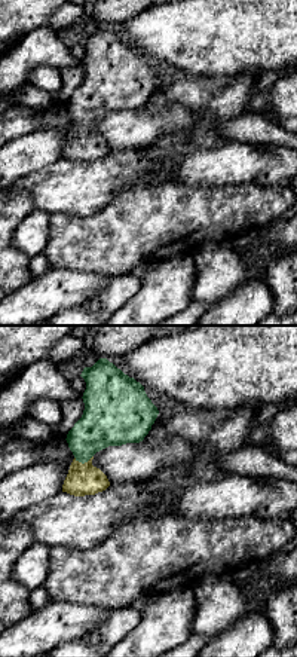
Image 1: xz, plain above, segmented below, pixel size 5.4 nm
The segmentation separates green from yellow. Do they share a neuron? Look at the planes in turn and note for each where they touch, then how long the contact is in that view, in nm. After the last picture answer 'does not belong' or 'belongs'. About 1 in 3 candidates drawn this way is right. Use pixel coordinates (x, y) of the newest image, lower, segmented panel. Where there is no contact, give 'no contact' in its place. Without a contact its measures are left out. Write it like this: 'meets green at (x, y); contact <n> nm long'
meets green at (83, 463); contact 110 nm long

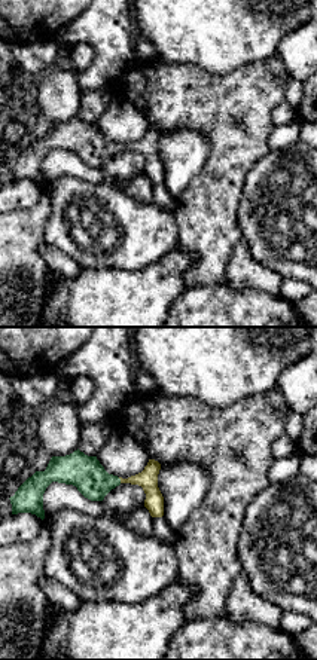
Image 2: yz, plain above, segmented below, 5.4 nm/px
meets green at (119, 480); contact 40 nm long

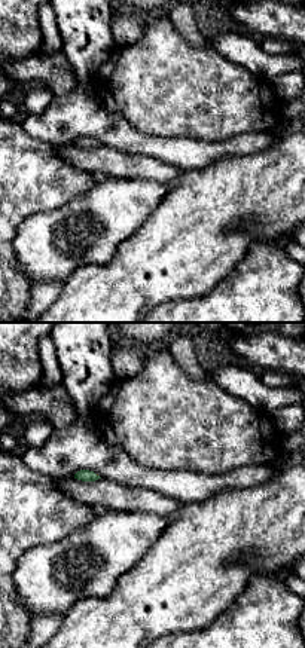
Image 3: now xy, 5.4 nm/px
no contact

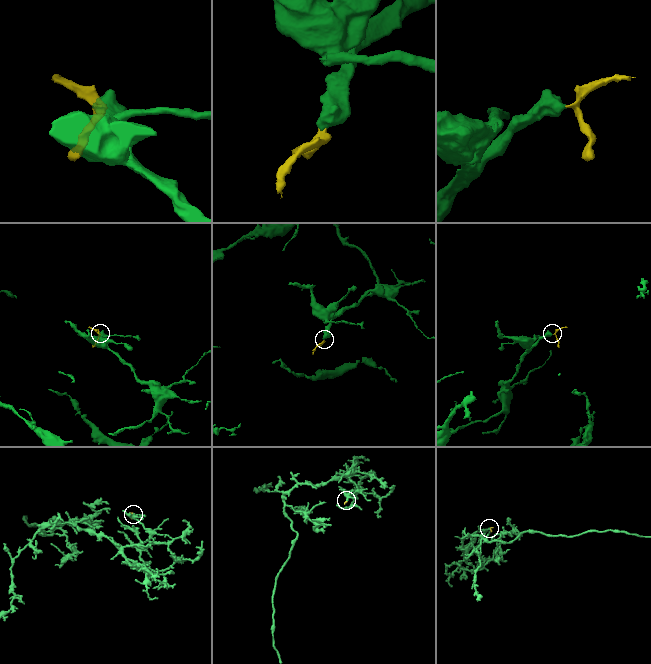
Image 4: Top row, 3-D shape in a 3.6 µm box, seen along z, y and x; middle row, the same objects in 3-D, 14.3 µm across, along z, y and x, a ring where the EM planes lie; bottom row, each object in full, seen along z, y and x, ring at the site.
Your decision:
belongs

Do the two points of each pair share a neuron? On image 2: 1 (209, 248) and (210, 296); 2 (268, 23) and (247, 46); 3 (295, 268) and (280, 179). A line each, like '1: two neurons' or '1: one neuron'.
1: two neurons
2: one neuron
3: one neuron

